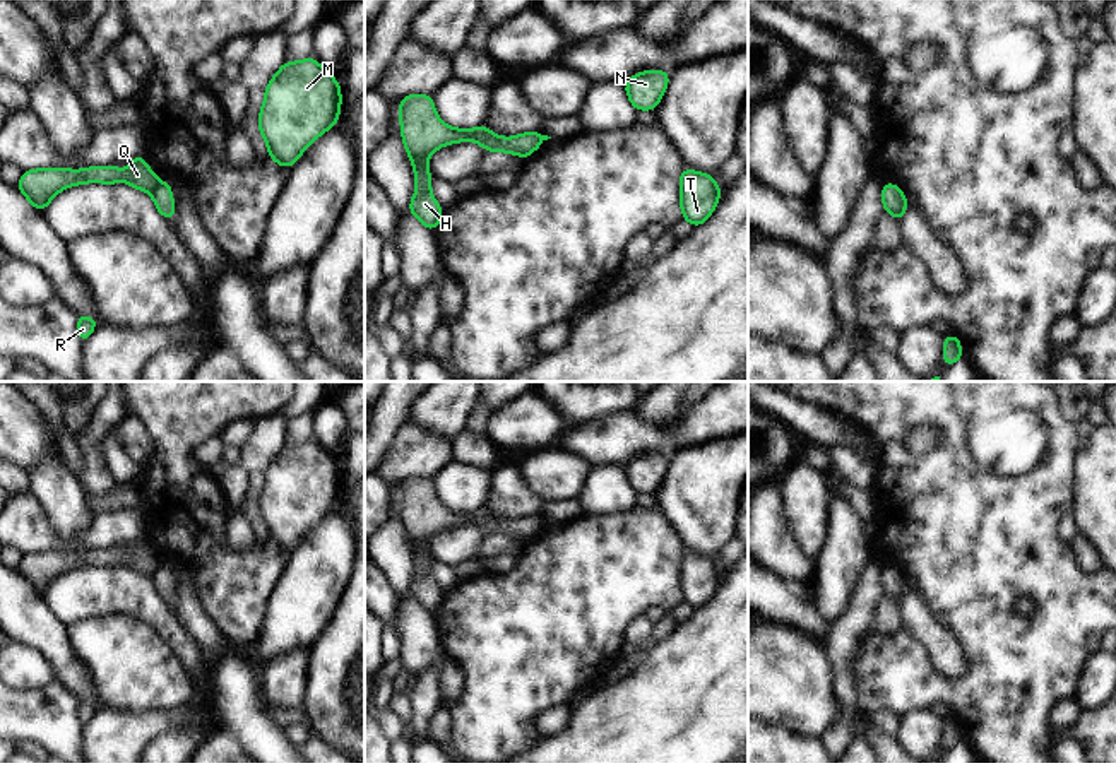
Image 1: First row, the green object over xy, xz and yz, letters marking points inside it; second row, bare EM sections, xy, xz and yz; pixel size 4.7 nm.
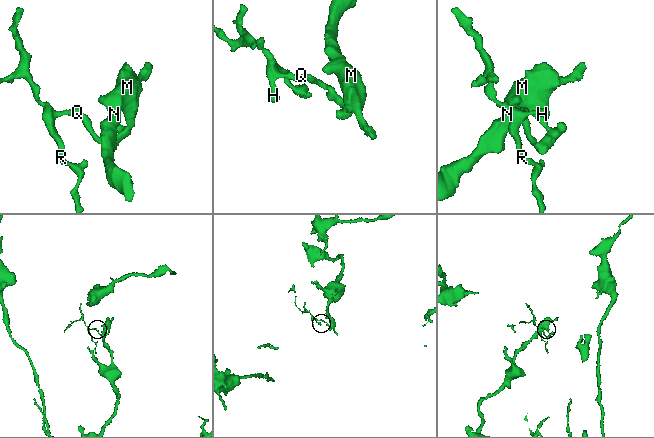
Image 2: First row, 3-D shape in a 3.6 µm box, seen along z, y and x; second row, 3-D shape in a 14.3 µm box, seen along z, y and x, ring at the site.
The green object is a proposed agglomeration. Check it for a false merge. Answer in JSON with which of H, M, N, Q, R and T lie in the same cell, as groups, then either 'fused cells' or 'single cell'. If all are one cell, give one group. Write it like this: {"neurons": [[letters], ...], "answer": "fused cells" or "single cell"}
{"neurons": [["H", "Q", "R"], ["M", "N", "T"]], "answer": "fused cells"}

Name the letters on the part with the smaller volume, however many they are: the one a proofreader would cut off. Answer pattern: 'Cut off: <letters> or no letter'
Cut off: H, Q, R

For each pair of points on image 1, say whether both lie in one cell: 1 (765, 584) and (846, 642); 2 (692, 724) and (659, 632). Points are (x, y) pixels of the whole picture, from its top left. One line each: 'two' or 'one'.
1: two
2: two

